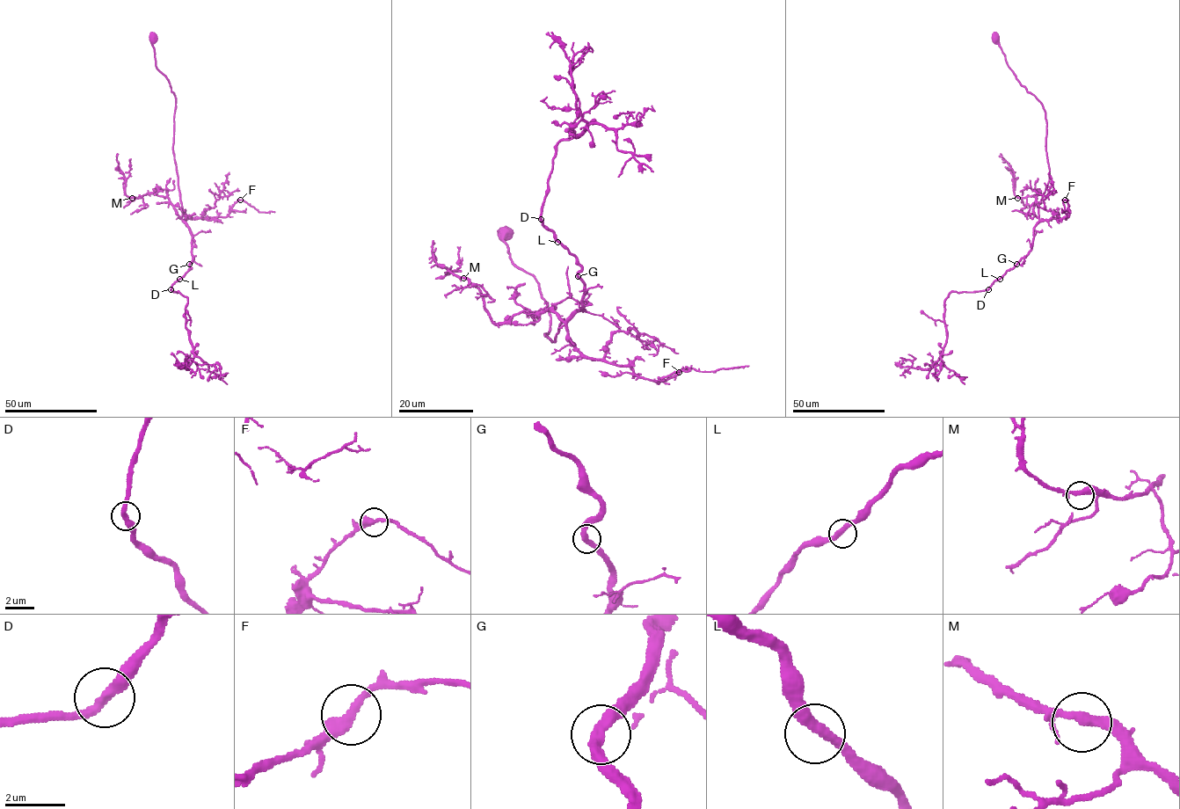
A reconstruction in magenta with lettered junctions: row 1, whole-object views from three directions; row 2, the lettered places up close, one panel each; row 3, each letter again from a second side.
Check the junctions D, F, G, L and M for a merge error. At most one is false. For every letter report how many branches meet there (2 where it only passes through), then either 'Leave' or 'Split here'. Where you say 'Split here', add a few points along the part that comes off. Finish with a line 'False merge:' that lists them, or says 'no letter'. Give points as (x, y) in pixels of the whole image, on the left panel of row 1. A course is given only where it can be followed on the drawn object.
D: Branches: 2. Leave
F: Branches: 2. Leave
G: Branches: 2. Leave
L: Branches: 2. Leave
M: Branches: 2. Leave
False merge: no letter

